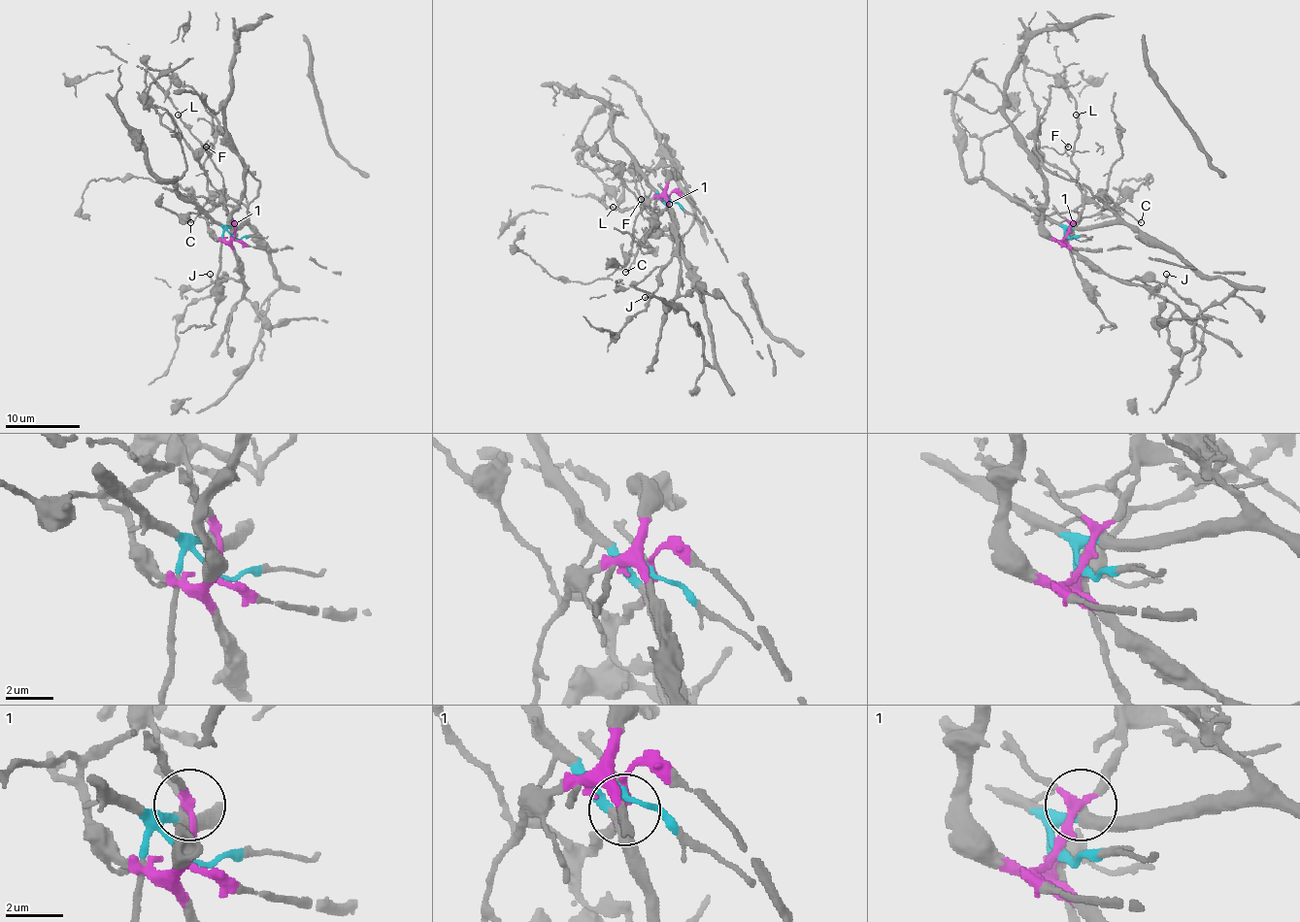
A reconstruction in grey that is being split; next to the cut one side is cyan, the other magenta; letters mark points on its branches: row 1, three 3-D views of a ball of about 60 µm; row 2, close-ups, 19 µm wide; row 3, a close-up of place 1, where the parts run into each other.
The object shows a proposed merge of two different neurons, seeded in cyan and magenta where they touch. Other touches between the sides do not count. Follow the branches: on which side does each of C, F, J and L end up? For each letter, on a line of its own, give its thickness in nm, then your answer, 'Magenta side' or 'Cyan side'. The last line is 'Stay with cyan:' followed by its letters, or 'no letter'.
C: Thickness 130 nm. Cyan side
F: Thickness 170 nm. Magenta side
J: Thickness 150 nm. Magenta side
L: Thickness 160 nm. Magenta side
Stay with cyan: C

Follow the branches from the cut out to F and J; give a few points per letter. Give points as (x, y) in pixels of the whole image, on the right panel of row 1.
F: (1067, 237), (1067, 229), (1076, 219), (1082, 205), (1078, 172), (1065, 148), (1069, 148)
J: (1067, 237), (1063, 241), (1093, 266), (1110, 276), (1162, 283), (1167, 279), (1165, 274)

